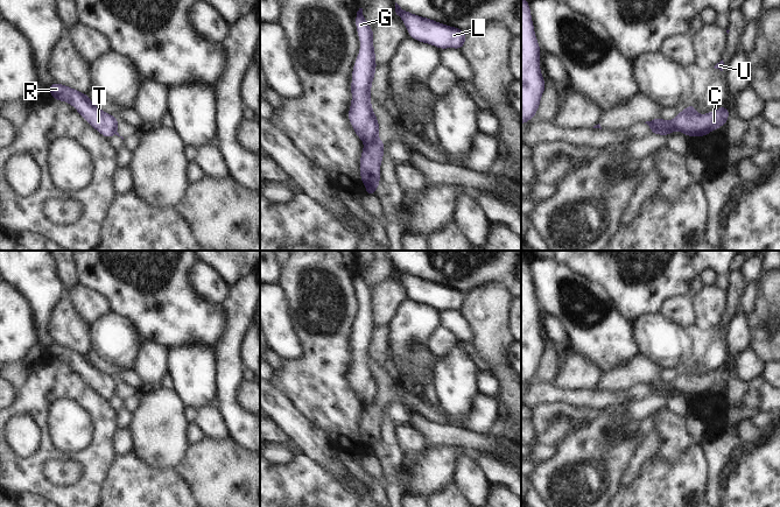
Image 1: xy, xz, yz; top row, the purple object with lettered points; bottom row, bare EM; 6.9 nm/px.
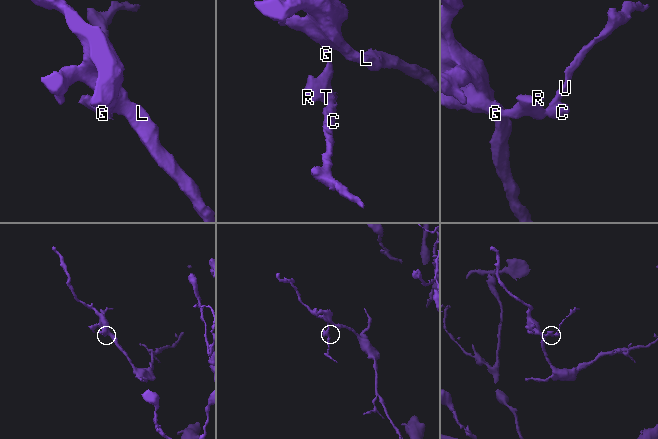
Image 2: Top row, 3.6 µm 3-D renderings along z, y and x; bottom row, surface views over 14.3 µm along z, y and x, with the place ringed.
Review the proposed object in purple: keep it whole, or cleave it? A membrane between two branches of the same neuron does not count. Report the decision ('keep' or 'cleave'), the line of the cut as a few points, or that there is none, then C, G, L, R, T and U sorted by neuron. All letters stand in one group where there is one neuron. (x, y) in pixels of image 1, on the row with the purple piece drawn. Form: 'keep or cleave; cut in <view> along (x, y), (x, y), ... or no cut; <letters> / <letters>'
cleave; cut in xz along (373, 115), (376, 125), (374, 140), (366, 146); C U / G L R T

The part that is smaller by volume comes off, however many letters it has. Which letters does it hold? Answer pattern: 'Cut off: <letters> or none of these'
Cut off: C, U

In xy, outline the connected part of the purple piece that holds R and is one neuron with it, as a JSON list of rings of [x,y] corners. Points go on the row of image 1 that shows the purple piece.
[[[55,82],[49,86],[49,91],[52,99],[70,103],[79,114],[105,138],[110,139],[114,135],[117,118],[103,112],[93,105],[89,96]]]

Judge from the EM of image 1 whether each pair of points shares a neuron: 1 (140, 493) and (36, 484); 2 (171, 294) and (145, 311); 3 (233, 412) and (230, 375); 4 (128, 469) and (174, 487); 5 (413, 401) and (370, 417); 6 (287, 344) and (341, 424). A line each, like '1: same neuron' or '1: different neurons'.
1: different neurons
2: same neuron
3: same neuron
4: same neuron
5: different neurons
6: different neurons

